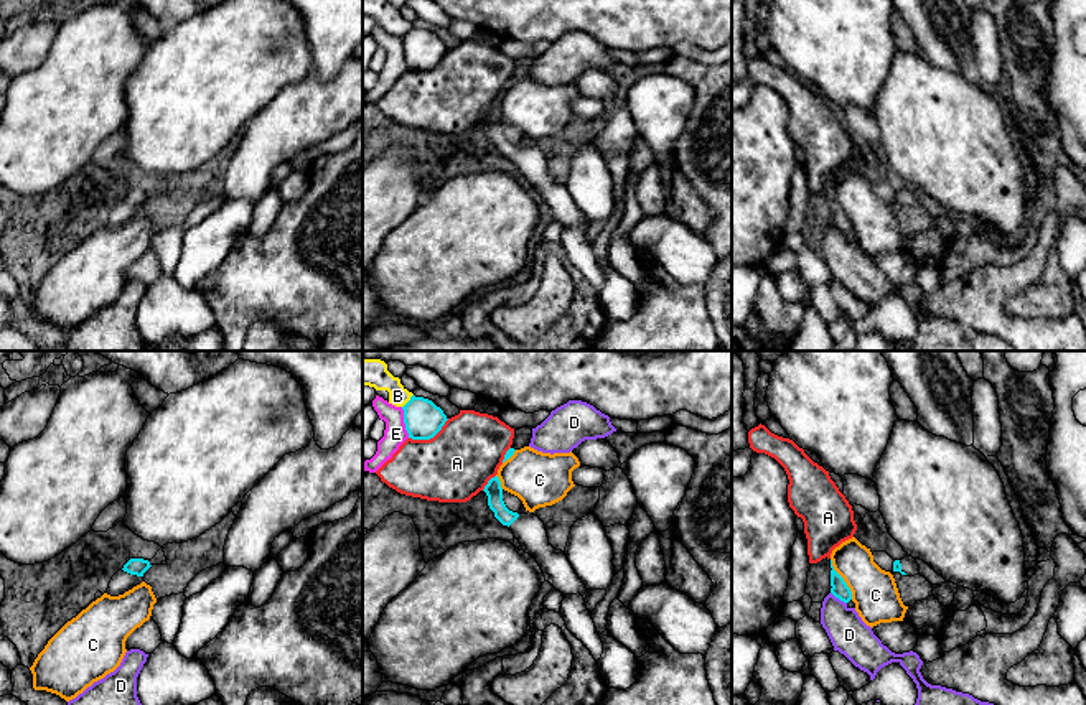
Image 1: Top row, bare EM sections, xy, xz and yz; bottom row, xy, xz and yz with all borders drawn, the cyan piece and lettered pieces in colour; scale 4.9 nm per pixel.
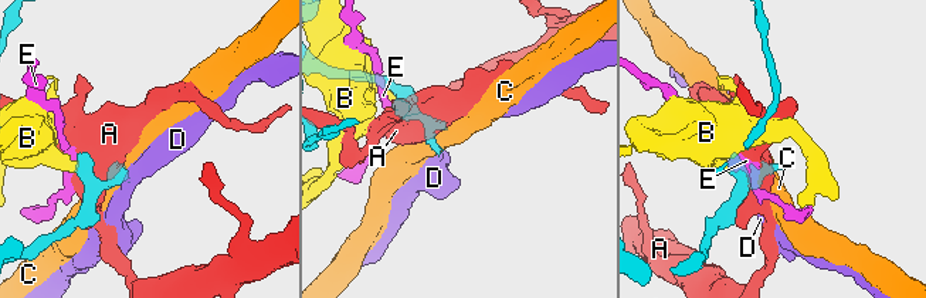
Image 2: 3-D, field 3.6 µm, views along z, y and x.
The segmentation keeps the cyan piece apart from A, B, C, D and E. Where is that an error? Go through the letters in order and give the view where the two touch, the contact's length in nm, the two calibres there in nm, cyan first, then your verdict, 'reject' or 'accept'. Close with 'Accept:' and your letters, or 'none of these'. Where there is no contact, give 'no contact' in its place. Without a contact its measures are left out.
A: contact in xz; length 220 nm; calibres 180 and 360 nm; reject
B: contact in xz; length 90 nm; calibres 180 and 110 nm; reject
C: contact in yz; length 220 nm; calibres 80 and 220 nm; reject
D: contact in yz; length 100 nm; calibres 80 and 190 nm; reject
E: contact in xz; length 160 nm; calibres 180 and 110 nm; reject
Accept: none of these

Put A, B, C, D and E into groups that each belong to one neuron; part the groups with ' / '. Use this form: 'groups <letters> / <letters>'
groups A / B / C / D / E

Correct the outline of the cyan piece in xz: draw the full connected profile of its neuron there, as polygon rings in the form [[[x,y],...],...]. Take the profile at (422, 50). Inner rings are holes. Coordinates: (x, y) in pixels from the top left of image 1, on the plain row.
[[[412,26],[402,41],[405,61],[412,71],[433,69],[448,51],[440,38],[424,28]]]

